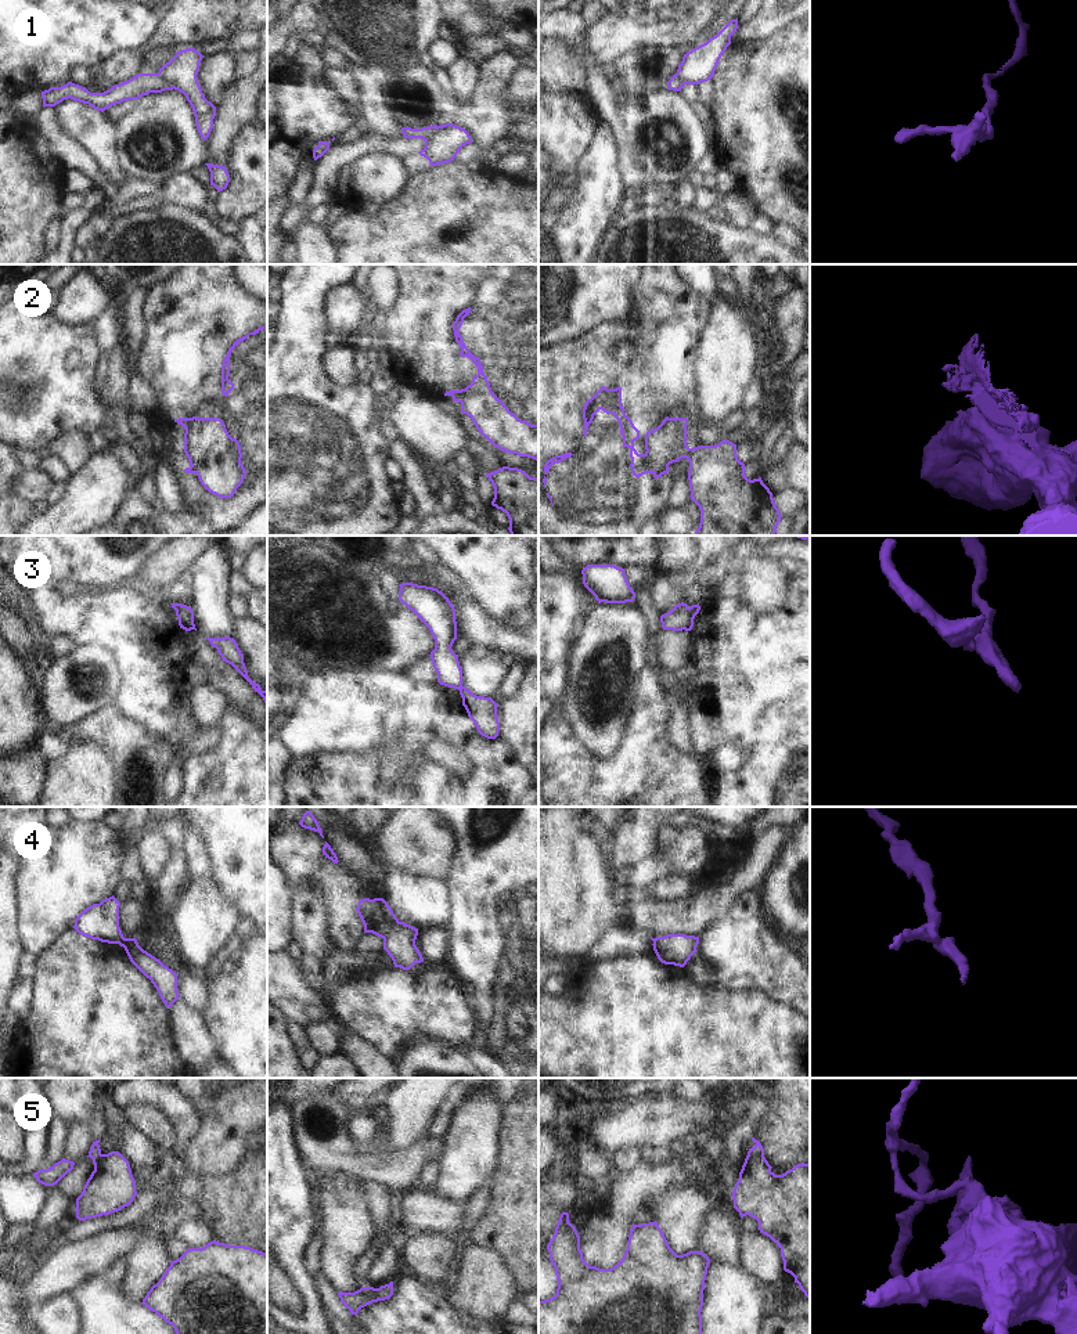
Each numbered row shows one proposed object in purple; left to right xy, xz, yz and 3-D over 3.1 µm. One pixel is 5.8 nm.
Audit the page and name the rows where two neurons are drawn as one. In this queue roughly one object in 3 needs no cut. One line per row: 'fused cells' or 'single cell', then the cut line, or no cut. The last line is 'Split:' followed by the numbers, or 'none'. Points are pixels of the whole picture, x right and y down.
1: fused cells; cut xz (440, 126), (424, 140)
2: fused cells; cut yz (654, 431), (648, 440), (648, 468), (652, 472), (661, 473)
3: fused cells; cut yz (687, 608), (692, 622)
4: fused cells; cut xz (399, 922), (384, 938)
5: fused cells; cut yz (748, 1153), (763, 1156)
Split: 1, 2, 3, 4, 5

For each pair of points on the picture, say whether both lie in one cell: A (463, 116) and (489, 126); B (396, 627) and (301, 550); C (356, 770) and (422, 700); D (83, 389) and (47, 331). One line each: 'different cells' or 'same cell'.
A: same cell
B: same cell
C: different cells
D: same cell

